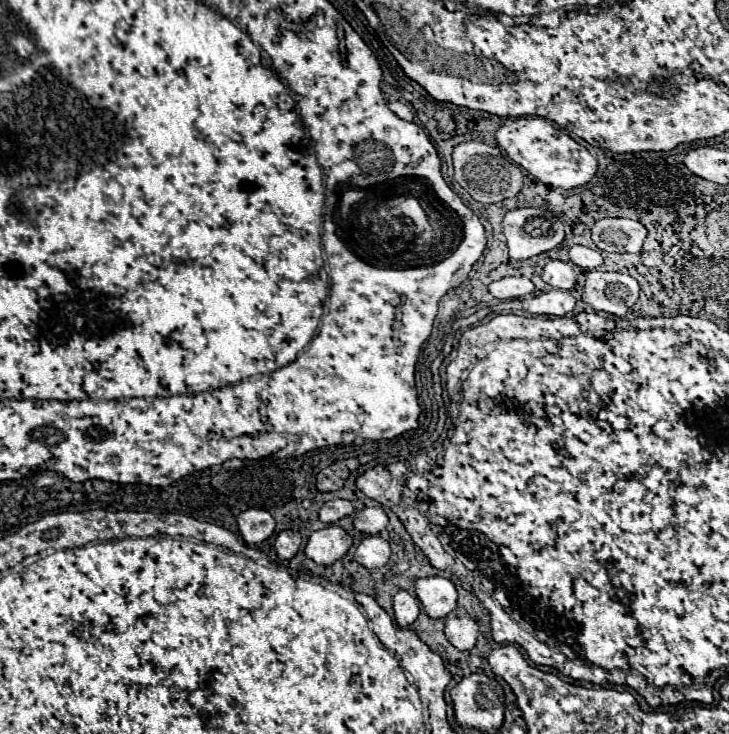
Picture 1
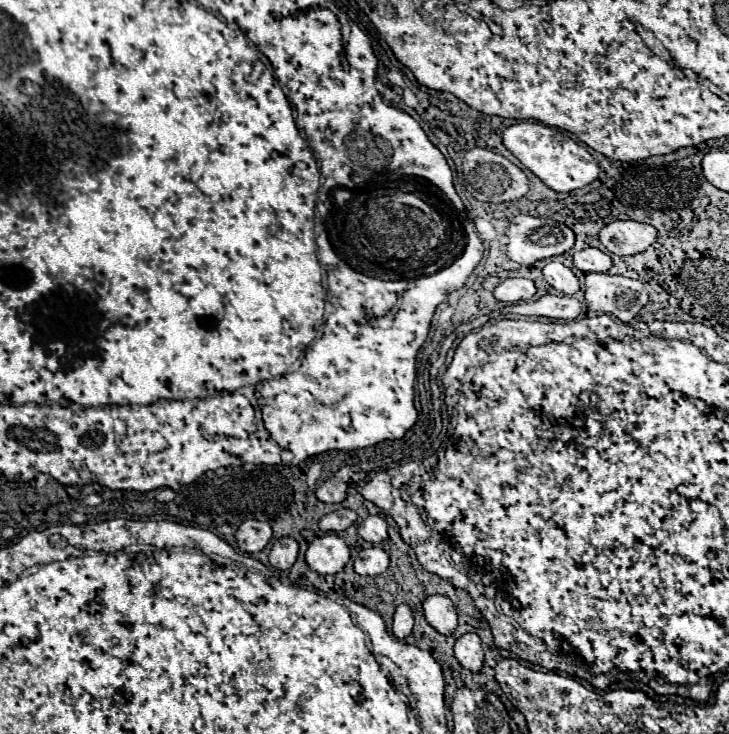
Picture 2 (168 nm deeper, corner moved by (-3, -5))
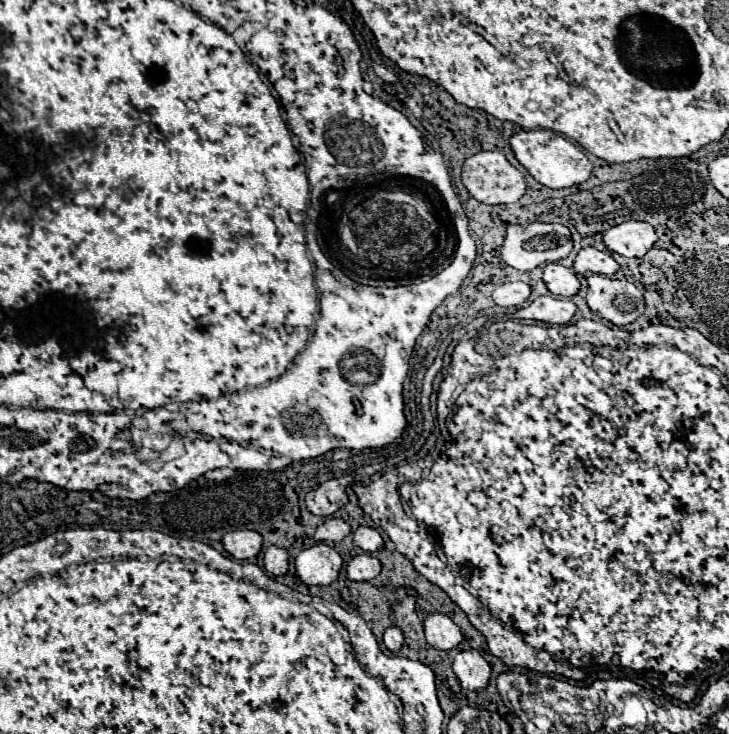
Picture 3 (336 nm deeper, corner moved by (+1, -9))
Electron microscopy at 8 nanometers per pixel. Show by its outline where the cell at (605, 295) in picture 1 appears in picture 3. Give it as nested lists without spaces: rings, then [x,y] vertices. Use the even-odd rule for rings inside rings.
[[[602,275],[588,277],[586,303],[594,315],[612,321],[616,327],[624,327],[644,313],[644,297],[630,281]]]

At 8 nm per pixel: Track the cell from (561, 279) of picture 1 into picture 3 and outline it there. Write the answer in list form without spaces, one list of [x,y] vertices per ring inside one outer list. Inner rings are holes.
[[[548,263],[544,267],[544,283],[552,295],[572,297],[580,289],[580,281],[572,269],[562,267],[560,263]]]

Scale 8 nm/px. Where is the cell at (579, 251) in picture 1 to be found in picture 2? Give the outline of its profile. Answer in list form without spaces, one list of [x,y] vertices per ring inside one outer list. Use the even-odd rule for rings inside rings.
[[[588,247],[588,249],[574,255],[574,265],[576,265],[576,269],[580,269],[584,273],[592,273],[592,271],[606,273],[612,267],[612,259],[608,253]]]

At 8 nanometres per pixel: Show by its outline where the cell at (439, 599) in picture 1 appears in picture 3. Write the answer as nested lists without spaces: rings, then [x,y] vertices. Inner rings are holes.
[[[430,613],[424,619],[424,633],[426,641],[436,649],[454,649],[462,641],[460,629],[454,625],[454,621],[448,615],[442,613]]]

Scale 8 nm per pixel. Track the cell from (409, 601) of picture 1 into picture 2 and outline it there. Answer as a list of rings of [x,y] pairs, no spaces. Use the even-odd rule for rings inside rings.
[[[400,605],[394,613],[394,623],[392,623],[392,633],[396,639],[406,639],[412,633],[414,627],[414,617],[408,605]]]

